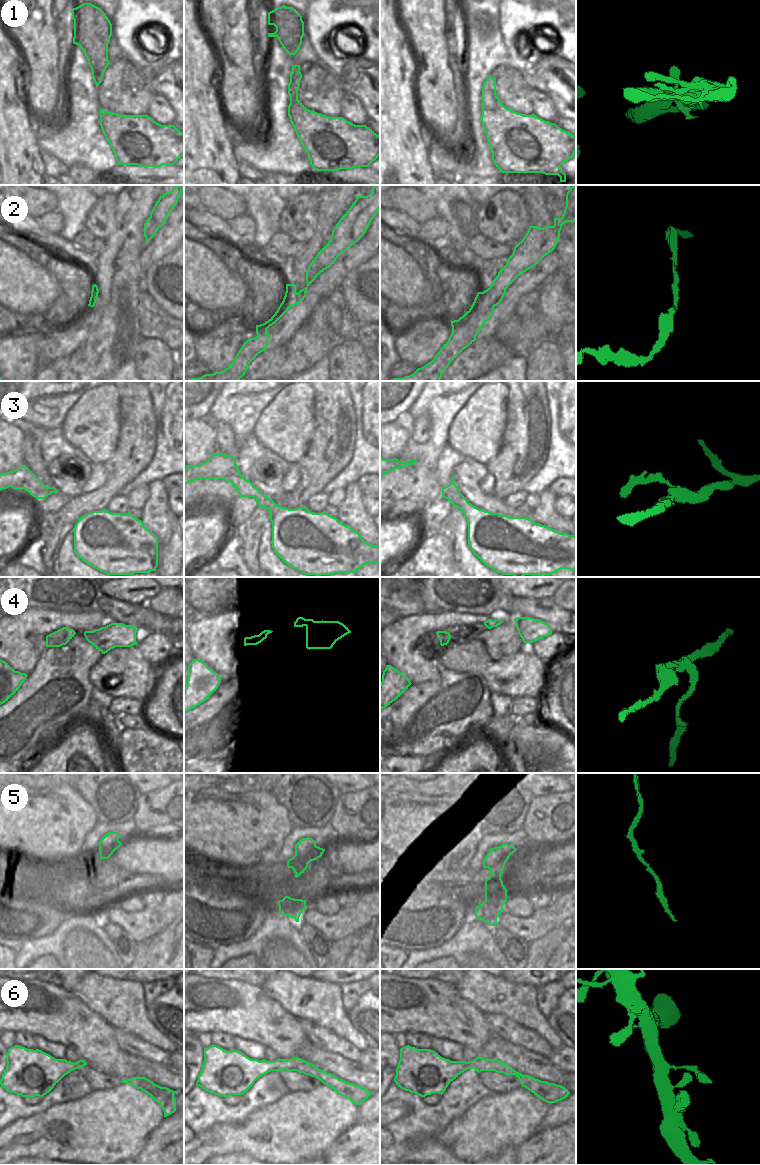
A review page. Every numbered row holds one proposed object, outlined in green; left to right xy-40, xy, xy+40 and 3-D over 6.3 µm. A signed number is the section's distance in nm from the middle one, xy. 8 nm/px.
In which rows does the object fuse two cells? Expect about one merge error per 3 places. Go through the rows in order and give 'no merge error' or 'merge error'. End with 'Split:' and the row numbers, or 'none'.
1: no merge error
2: no merge error
3: merge error
4: merge error
5: no merge error
6: no merge error
Split: 3, 4

